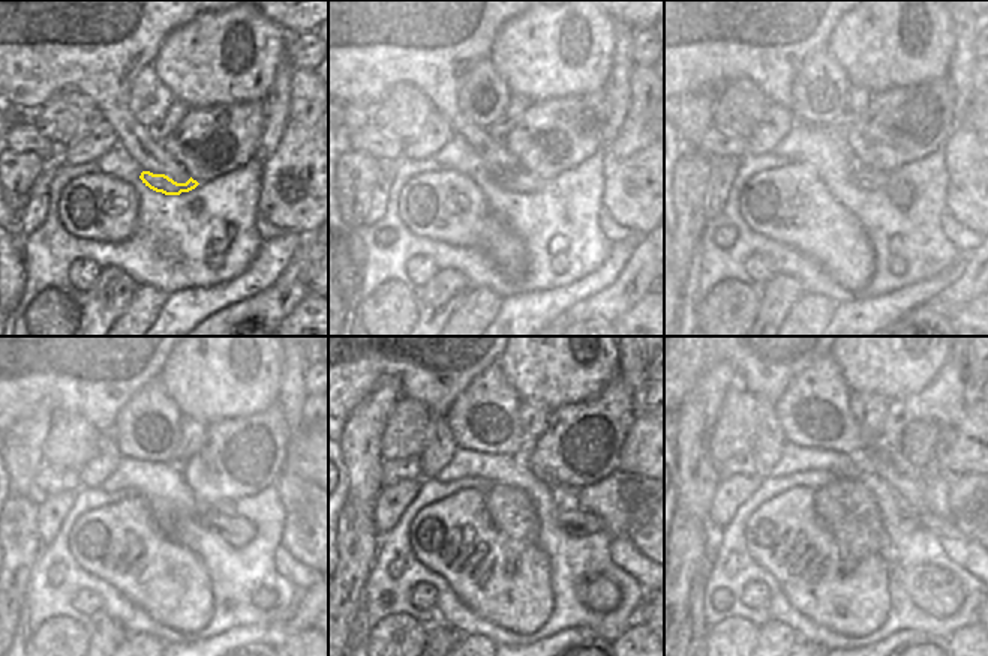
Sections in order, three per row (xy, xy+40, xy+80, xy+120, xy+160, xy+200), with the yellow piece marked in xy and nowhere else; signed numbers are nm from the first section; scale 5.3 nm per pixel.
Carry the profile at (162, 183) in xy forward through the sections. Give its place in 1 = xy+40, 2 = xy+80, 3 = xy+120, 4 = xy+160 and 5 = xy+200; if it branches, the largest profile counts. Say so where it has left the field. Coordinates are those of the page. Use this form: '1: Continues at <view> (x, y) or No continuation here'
1: Continues at xy+40 (523, 180)
2: Continues at xy+80 (870, 179)
3: Continues at xy+120 (222, 517)
4: Continues at xy+160 (573, 521)
5: Continues at xy+200 (939, 526).

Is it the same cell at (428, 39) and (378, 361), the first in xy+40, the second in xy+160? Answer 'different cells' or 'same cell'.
same cell

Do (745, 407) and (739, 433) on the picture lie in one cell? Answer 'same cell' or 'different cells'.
same cell

